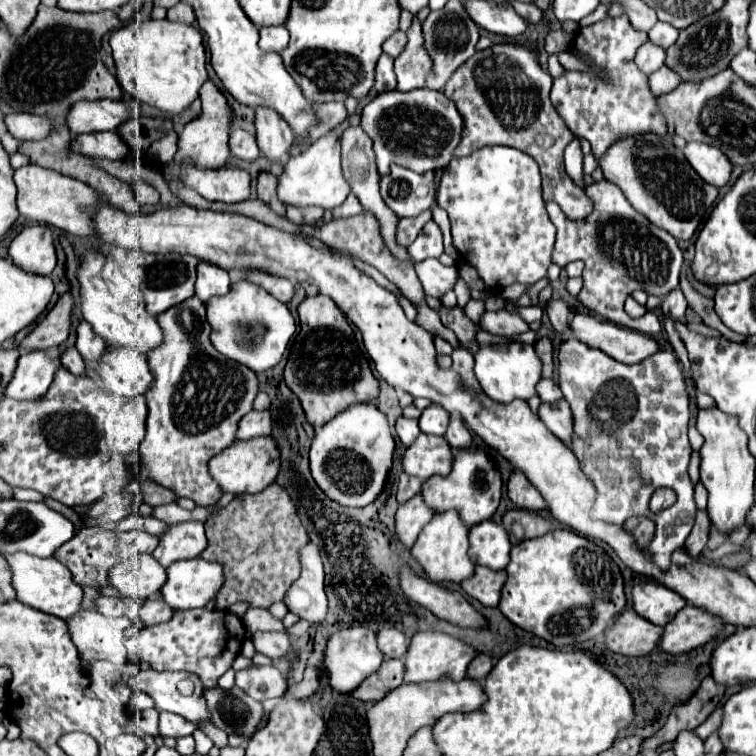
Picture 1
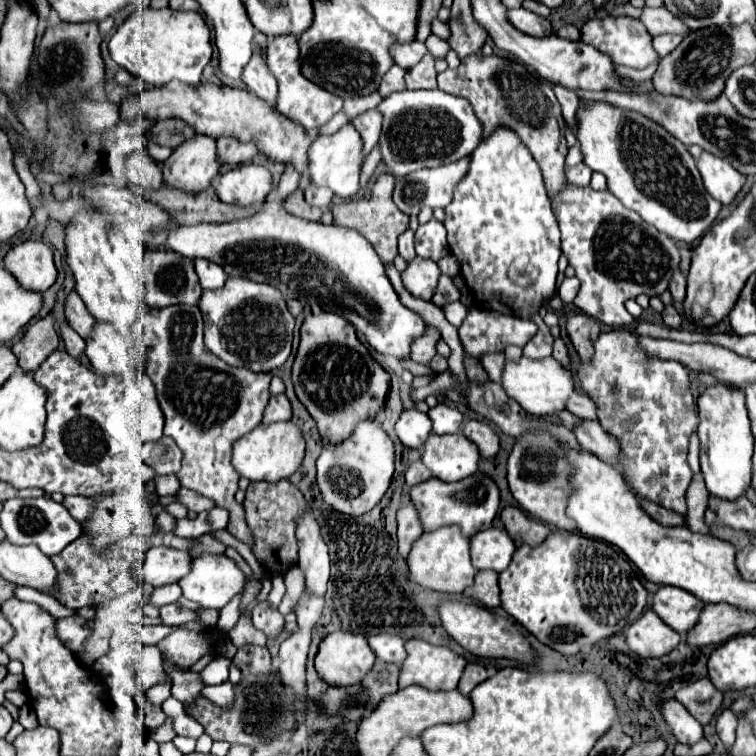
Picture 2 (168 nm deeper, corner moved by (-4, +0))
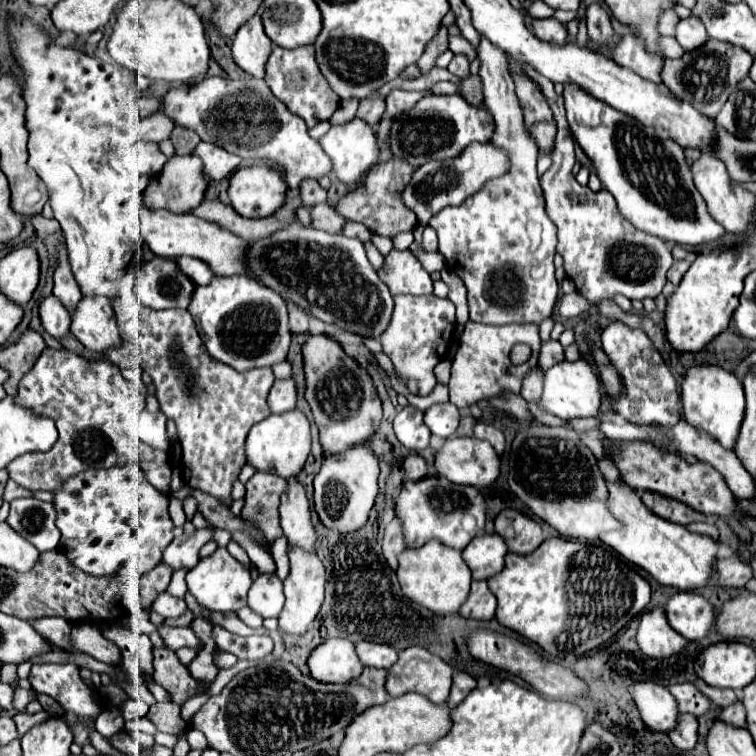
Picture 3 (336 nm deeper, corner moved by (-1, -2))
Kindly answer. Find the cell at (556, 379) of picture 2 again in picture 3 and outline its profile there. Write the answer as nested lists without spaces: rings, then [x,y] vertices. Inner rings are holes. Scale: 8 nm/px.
[[[587,359],[577,361],[561,361],[545,371],[545,387],[543,387],[543,409],[561,419],[575,417],[595,417],[601,409],[601,379],[597,379],[597,367],[593,367]]]

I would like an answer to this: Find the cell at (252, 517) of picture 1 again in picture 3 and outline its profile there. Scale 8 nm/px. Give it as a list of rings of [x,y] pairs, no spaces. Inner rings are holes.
[[[255,471],[245,487],[247,495],[241,517],[255,523],[265,539],[273,543],[273,539],[281,535],[279,497],[287,489],[287,481],[277,475],[265,475],[265,471]]]

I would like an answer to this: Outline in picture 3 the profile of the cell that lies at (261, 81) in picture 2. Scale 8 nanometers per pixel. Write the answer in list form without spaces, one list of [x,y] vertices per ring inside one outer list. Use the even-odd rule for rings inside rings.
[[[253,15],[233,39],[233,59],[235,63],[249,75],[263,79],[265,77],[265,61],[269,51],[273,49],[273,41],[265,35],[261,15]]]

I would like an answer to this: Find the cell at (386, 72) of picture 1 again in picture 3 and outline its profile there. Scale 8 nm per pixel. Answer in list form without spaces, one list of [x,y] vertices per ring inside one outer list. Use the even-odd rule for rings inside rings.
[[[395,89],[387,95],[387,117],[393,119],[393,115],[401,115],[401,111],[409,111],[413,103],[423,99],[425,95],[431,95],[431,91],[401,91]]]

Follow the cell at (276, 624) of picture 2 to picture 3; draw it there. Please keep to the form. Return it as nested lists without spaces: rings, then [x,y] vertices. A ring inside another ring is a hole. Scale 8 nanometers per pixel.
[[[259,573],[249,589],[249,607],[261,617],[277,617],[283,609],[283,583],[275,573]]]

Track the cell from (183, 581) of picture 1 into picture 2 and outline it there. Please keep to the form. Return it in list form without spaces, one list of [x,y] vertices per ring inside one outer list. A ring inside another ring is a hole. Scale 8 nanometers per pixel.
[[[200,555],[192,561],[190,573],[178,581],[182,595],[200,607],[212,607],[212,609],[222,609],[244,585],[244,575],[236,567],[232,559],[226,555]]]

